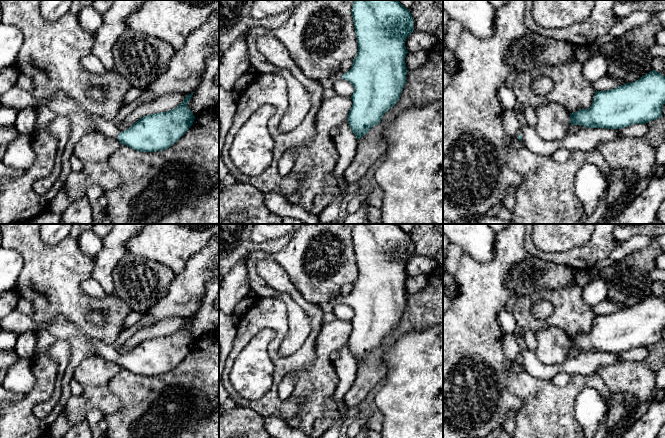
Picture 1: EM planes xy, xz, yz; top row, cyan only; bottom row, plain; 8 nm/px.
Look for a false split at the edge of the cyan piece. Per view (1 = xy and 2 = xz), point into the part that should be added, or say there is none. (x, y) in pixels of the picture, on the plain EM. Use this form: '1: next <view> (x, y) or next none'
1: next xy (58, 326)
2: next xz (336, 301)

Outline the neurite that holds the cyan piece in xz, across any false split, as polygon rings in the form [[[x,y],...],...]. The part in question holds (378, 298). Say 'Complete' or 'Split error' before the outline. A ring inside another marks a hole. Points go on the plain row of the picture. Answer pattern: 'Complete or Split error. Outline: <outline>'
Split error. Outline: [[[354,224],[351,237],[358,266],[358,276],[353,283],[351,293],[347,297],[332,299],[330,303],[336,306],[342,302],[353,309],[354,316],[351,320],[353,328],[347,343],[352,356],[357,363],[360,363],[372,351],[381,346],[383,339],[400,322],[407,299],[405,282],[408,275],[405,271],[405,265],[414,255],[414,243],[409,233],[405,232],[399,224]]]

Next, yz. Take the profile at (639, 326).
Complete. Outline: [[[652,294],[632,307],[595,316],[589,333],[570,337],[572,349],[587,352],[621,353],[646,348],[662,341],[665,300]]]

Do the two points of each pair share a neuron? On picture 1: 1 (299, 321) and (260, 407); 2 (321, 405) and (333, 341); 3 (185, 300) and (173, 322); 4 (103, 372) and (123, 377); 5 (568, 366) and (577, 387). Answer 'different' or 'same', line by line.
1: different
2: same
3: different
4: different
5: different

